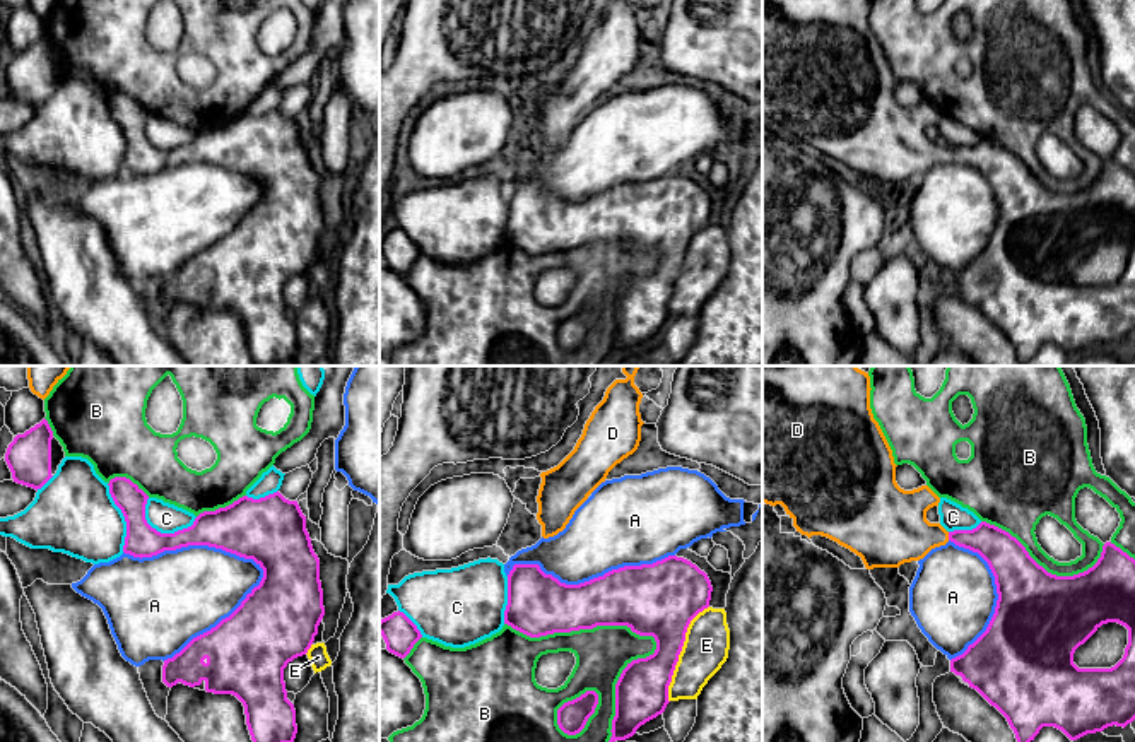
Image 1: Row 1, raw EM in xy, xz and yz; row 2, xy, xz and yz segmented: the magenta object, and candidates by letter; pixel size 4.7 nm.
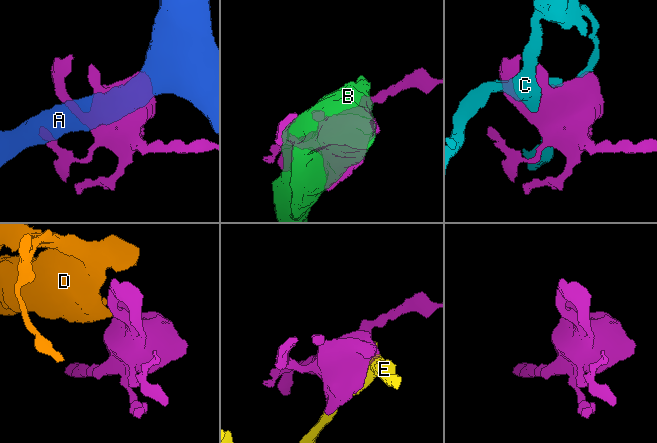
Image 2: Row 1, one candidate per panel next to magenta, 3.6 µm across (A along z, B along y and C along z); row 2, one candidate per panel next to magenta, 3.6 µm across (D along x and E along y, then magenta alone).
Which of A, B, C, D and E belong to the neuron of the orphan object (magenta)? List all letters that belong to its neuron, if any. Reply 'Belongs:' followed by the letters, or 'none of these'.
Belongs: D

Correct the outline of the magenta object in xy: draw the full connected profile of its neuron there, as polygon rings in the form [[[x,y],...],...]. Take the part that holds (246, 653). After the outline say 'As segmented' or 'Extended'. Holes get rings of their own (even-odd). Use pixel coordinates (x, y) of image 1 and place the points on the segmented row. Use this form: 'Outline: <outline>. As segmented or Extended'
Outline: [[[115,477],[108,486],[126,521],[125,554],[142,559],[188,545],[209,545],[253,559],[263,569],[260,585],[229,617],[164,660],[162,682],[168,687],[178,682],[195,687],[203,682],[207,692],[232,694],[244,706],[253,742],[294,742],[296,710],[287,699],[284,668],[308,653],[325,615],[320,559],[297,501],[285,499],[279,491],[260,499],[243,496],[226,508],[200,513],[188,528],[161,533],[145,520],[149,496],[137,484]]]. As segmented

